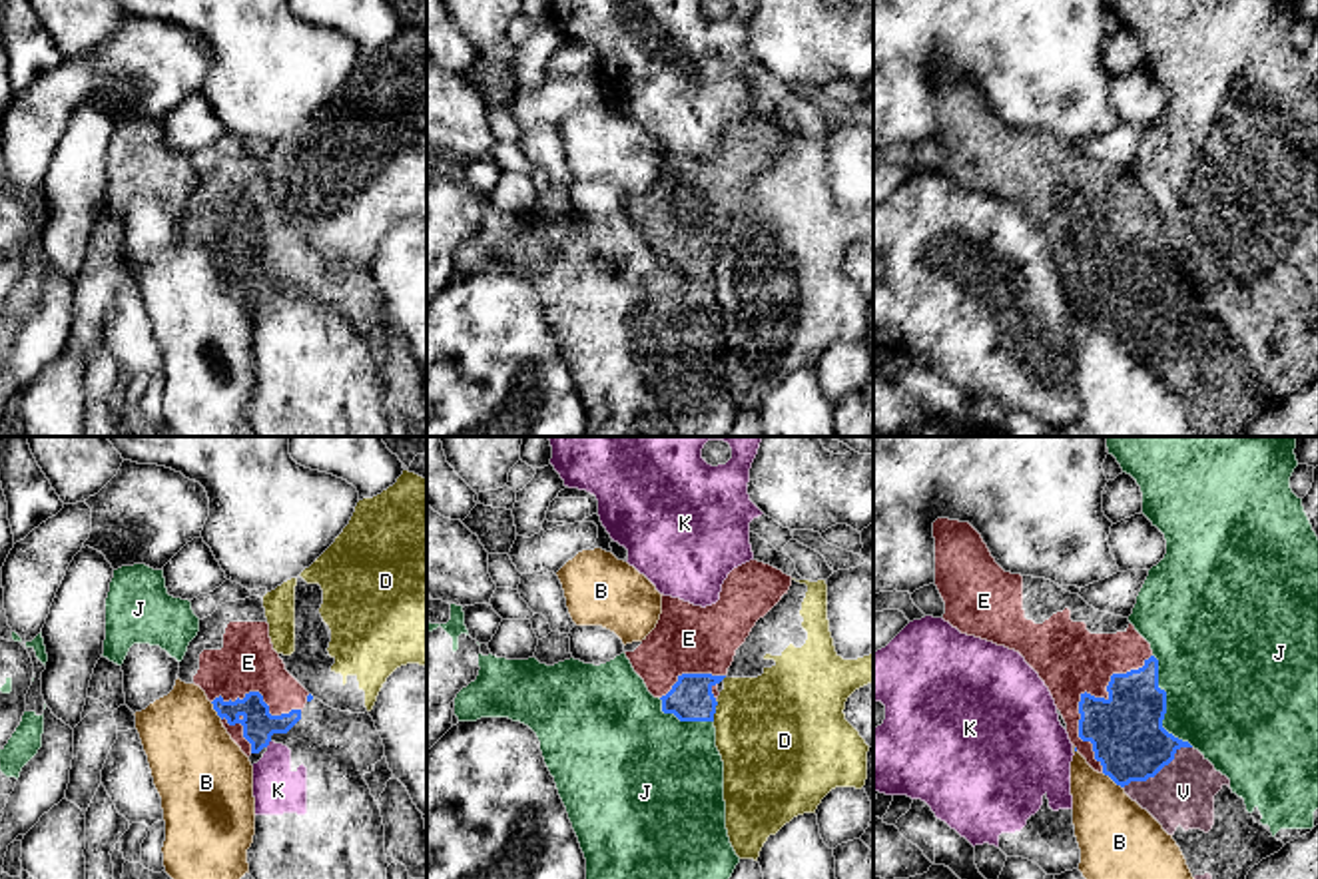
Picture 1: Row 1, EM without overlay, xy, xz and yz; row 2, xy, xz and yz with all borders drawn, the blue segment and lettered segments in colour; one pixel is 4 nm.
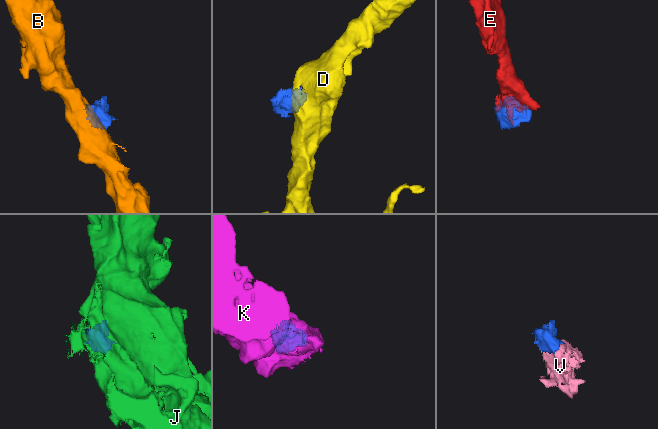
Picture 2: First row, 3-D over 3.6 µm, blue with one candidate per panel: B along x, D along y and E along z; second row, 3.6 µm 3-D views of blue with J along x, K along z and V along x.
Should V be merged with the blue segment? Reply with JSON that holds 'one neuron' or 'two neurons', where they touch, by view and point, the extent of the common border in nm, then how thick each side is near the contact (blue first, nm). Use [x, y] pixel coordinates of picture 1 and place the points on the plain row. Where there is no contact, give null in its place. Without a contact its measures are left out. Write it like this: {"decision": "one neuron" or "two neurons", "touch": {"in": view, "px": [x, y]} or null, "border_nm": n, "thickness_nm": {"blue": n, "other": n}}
{"decision": "one neuron", "touch": {"in": "yz", "px": [1157, 325]}, "border_nm": 320, "thickness_nm": {"blue": 300, "other": 260}}

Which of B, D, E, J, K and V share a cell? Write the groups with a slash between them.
B / D / E V / J / K

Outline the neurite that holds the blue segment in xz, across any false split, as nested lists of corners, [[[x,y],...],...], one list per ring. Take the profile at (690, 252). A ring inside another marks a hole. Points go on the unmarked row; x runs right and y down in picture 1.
[[[750,114],[728,128],[712,159],[662,147],[656,181],[642,195],[624,199],[648,245],[662,253],[662,265],[680,275],[714,275],[718,237],[736,203],[790,140],[792,130]]]

